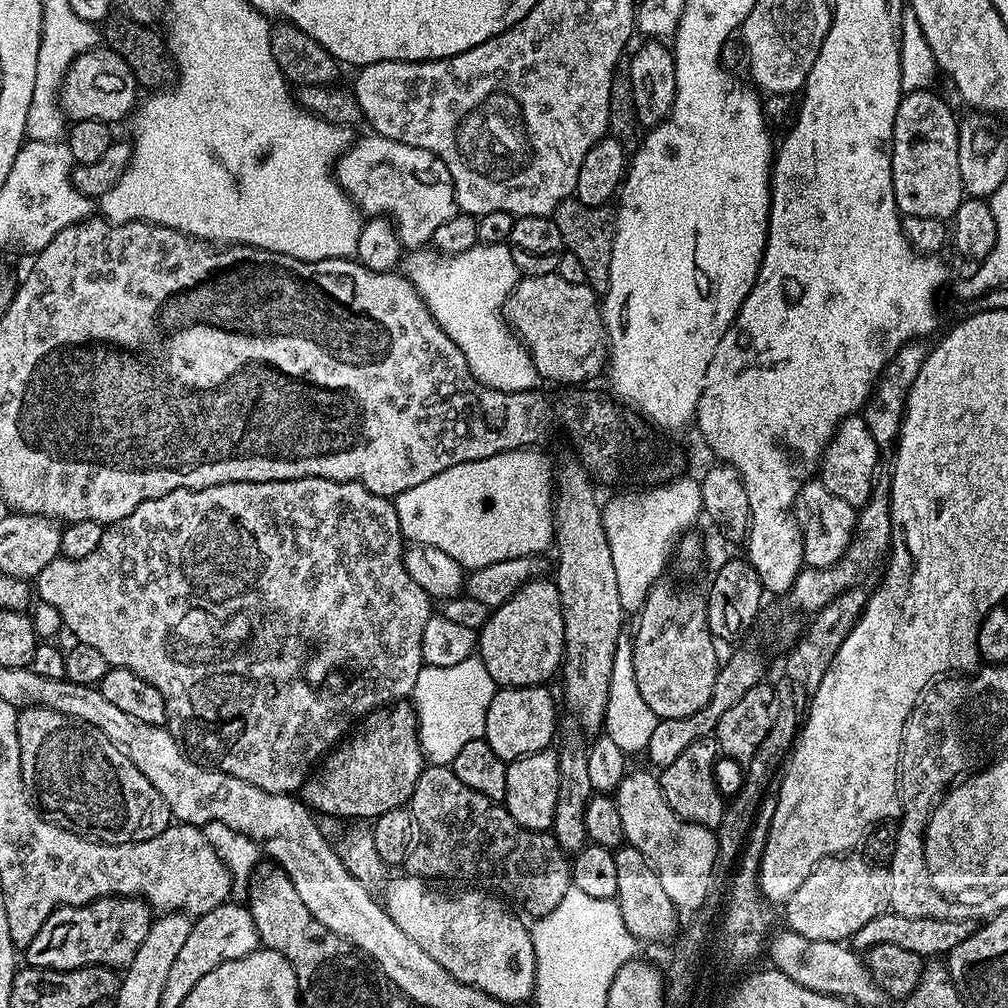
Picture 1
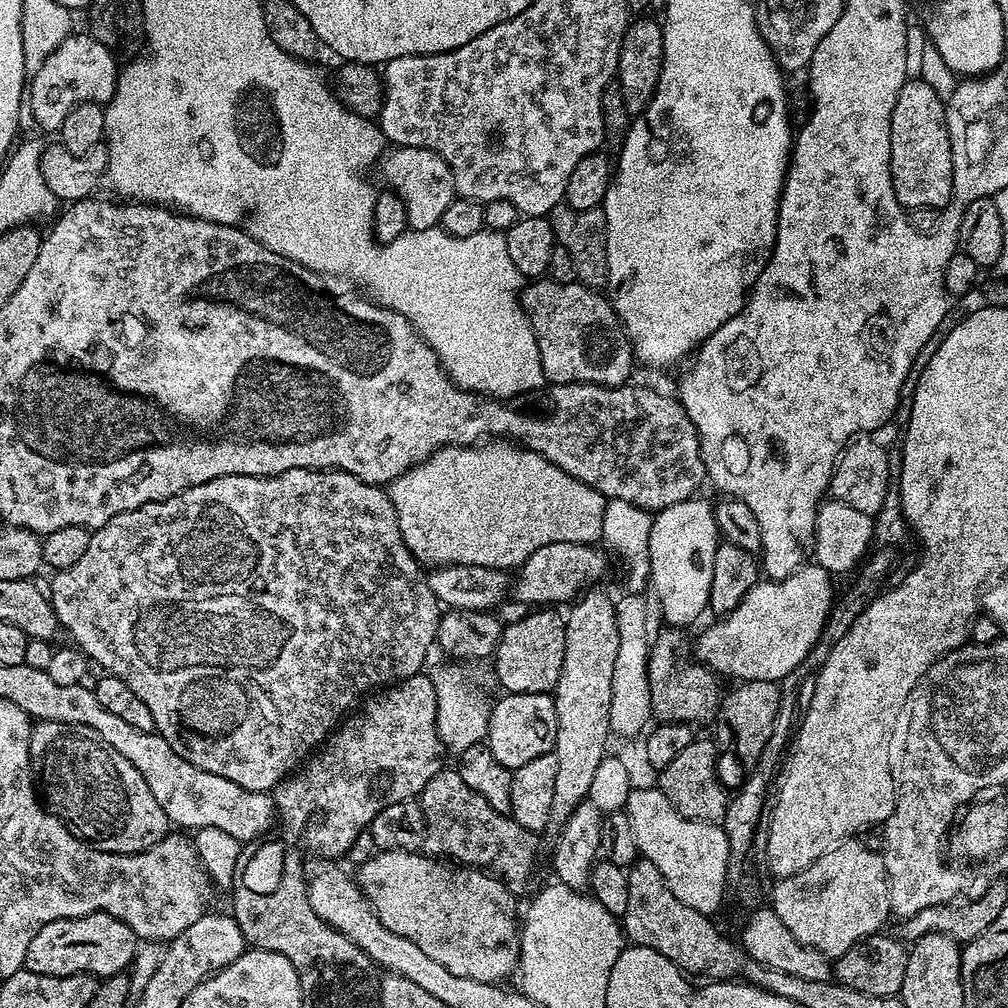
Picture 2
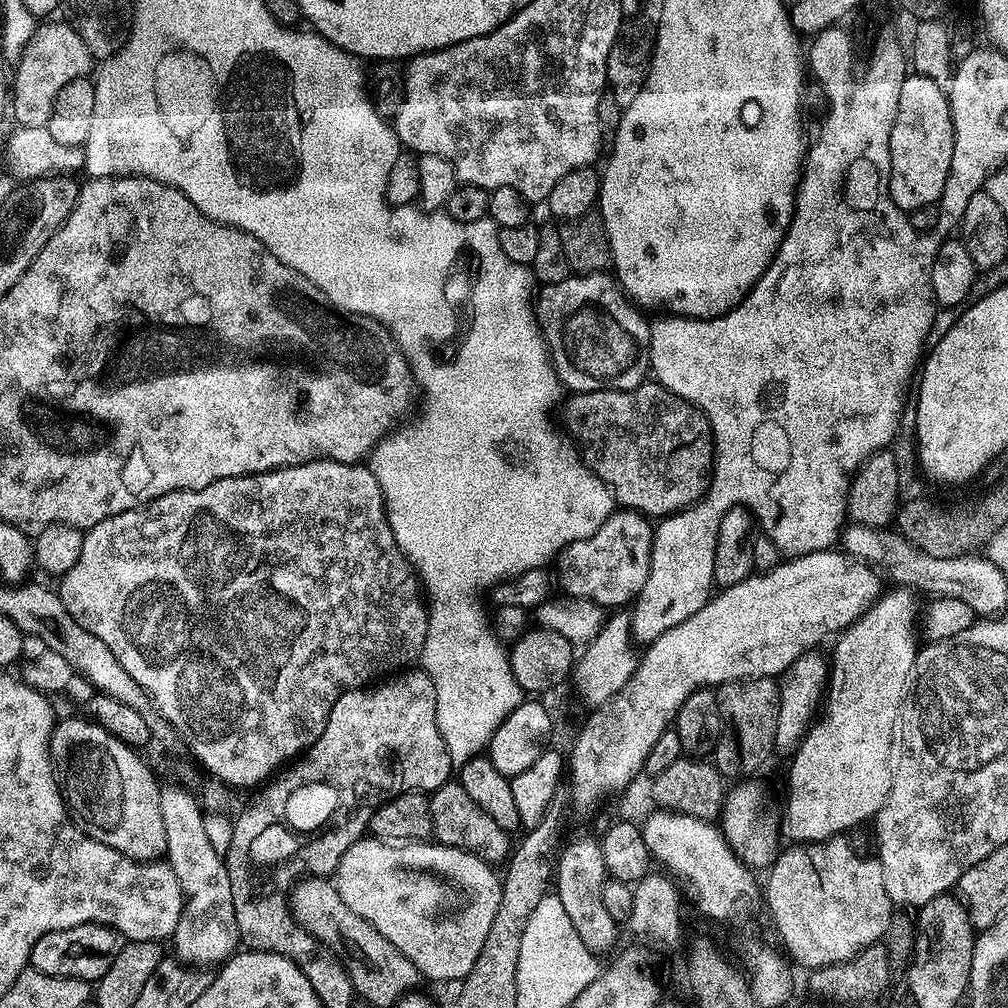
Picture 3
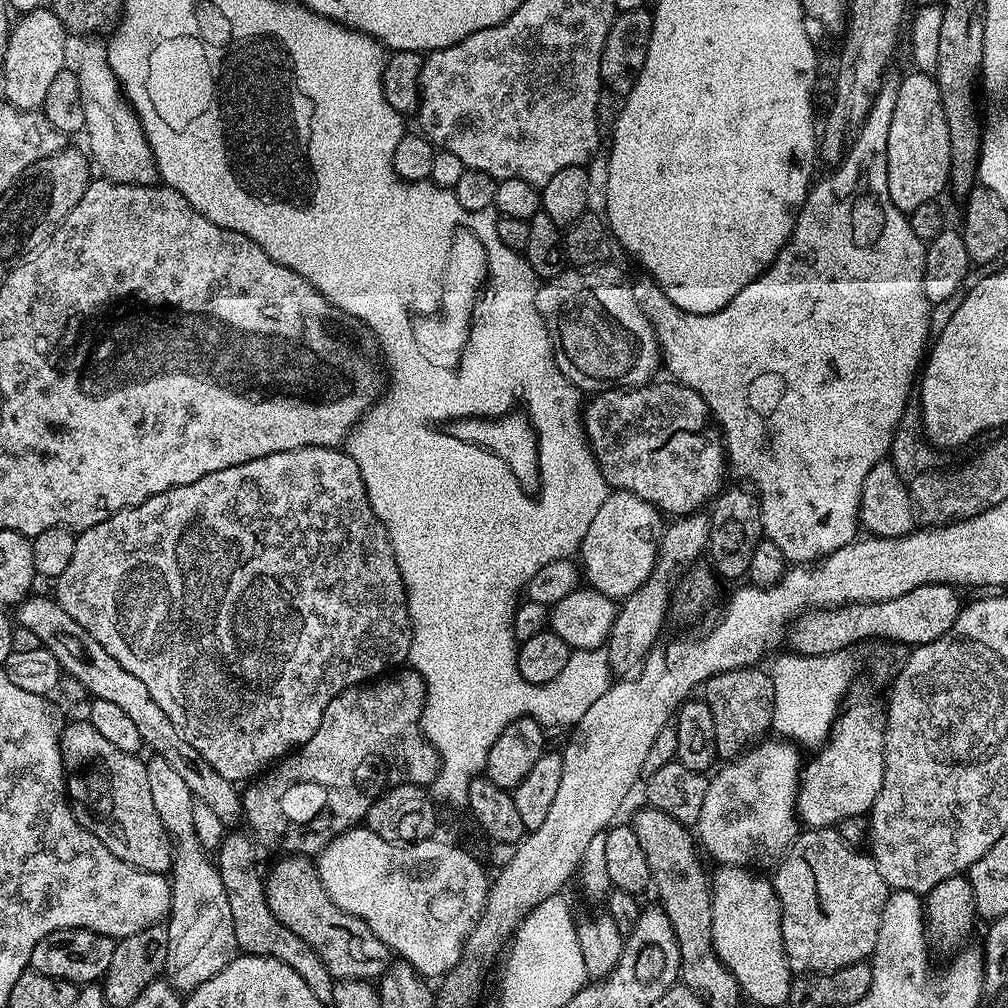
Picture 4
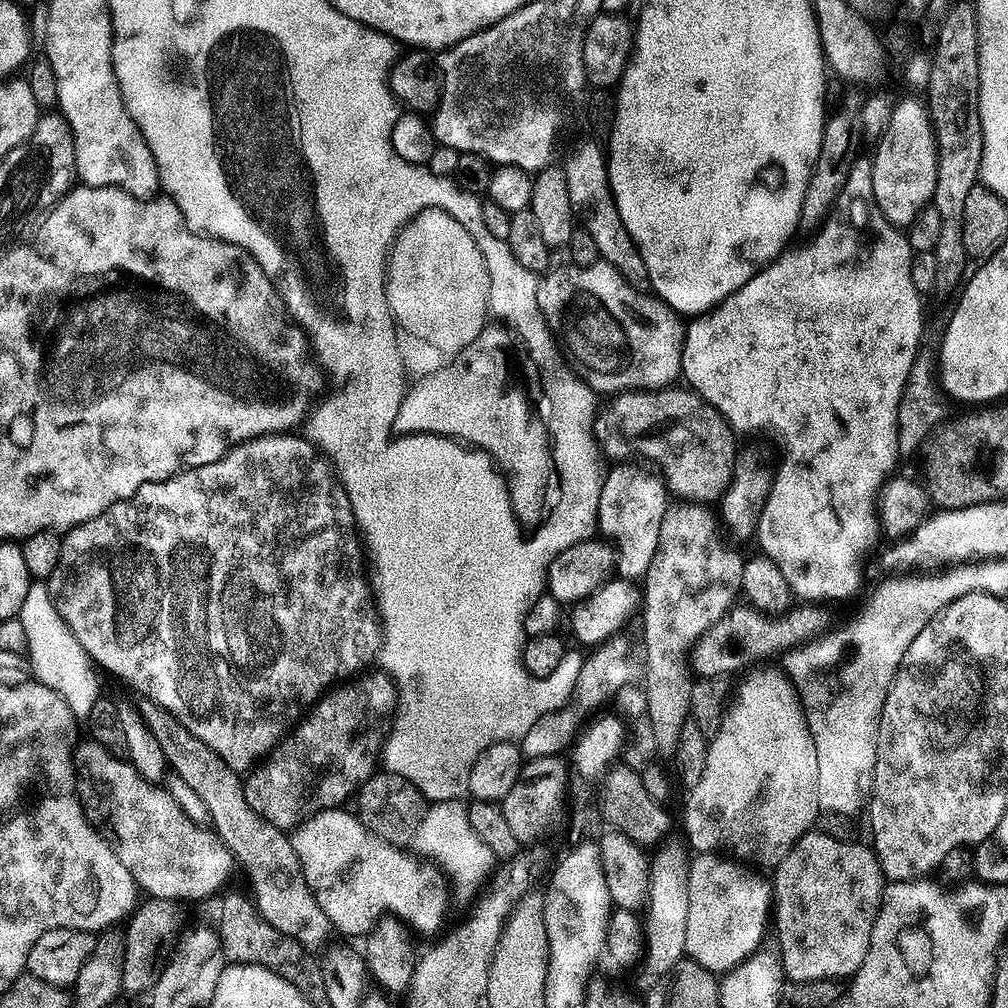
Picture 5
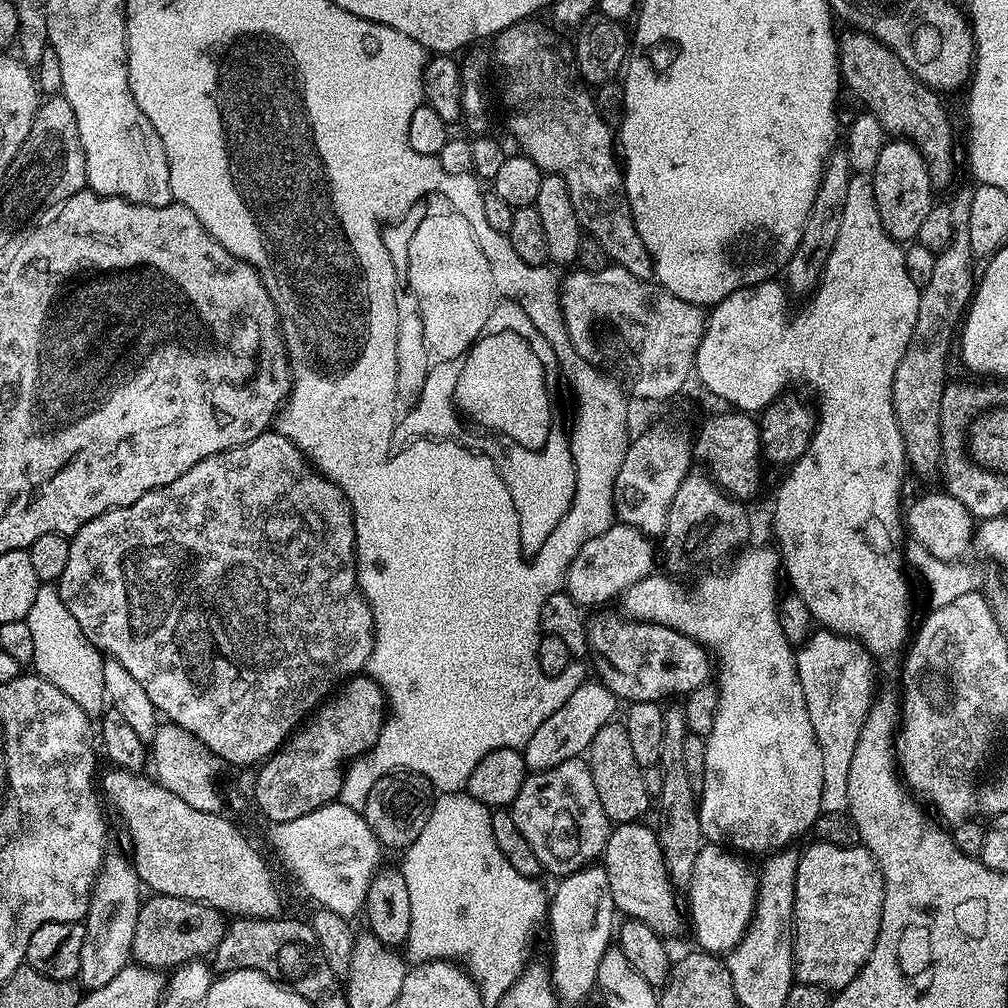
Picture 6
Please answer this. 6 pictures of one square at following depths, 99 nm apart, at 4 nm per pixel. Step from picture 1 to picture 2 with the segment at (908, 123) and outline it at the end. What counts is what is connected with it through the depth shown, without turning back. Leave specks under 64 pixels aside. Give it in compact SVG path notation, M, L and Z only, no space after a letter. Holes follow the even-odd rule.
M924 78L905 80L894 102L890 122L890 170L894 194L906 210L918 206L943 210L952 200L952 134L946 104Z

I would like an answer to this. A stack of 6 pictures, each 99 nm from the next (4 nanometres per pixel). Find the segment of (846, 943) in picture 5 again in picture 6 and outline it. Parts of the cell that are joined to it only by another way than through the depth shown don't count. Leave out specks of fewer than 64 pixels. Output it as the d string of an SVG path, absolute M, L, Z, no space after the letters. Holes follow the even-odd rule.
M812 842L796 862L792 914L792 971L801 984L819 984L825 990L846 987L862 970L874 950L882 922L884 874L872 853L863 846L847 848Z

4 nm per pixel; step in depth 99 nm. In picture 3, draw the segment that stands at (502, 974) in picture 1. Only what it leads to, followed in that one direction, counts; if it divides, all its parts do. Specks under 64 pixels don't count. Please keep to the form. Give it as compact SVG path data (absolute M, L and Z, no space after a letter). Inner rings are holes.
M361 838L354 842L354 846L350 846L350 850L346 850L346 854L342 854L340 860L335 861L334 870L336 870L334 883L338 894L342 894L342 902L346 902L346 906L350 906L350 910L354 910L354 914L366 918L366 922L370 922L374 926L374 930L378 930L378 934L382 934L382 938L390 938L390 942L394 942L394 946L398 946L398 950L402 950L402 954L406 954L406 958L410 958L410 962L414 962L414 966L425 981L456 980L455 982L463 982L470 974L470 970L474 970L478 956L482 954L482 948L486 946L486 936L490 934L490 926L494 926L494 916L498 914L498 904L502 902L502 880L493 865L466 850L451 848L439 842L389 844L387 840Z

